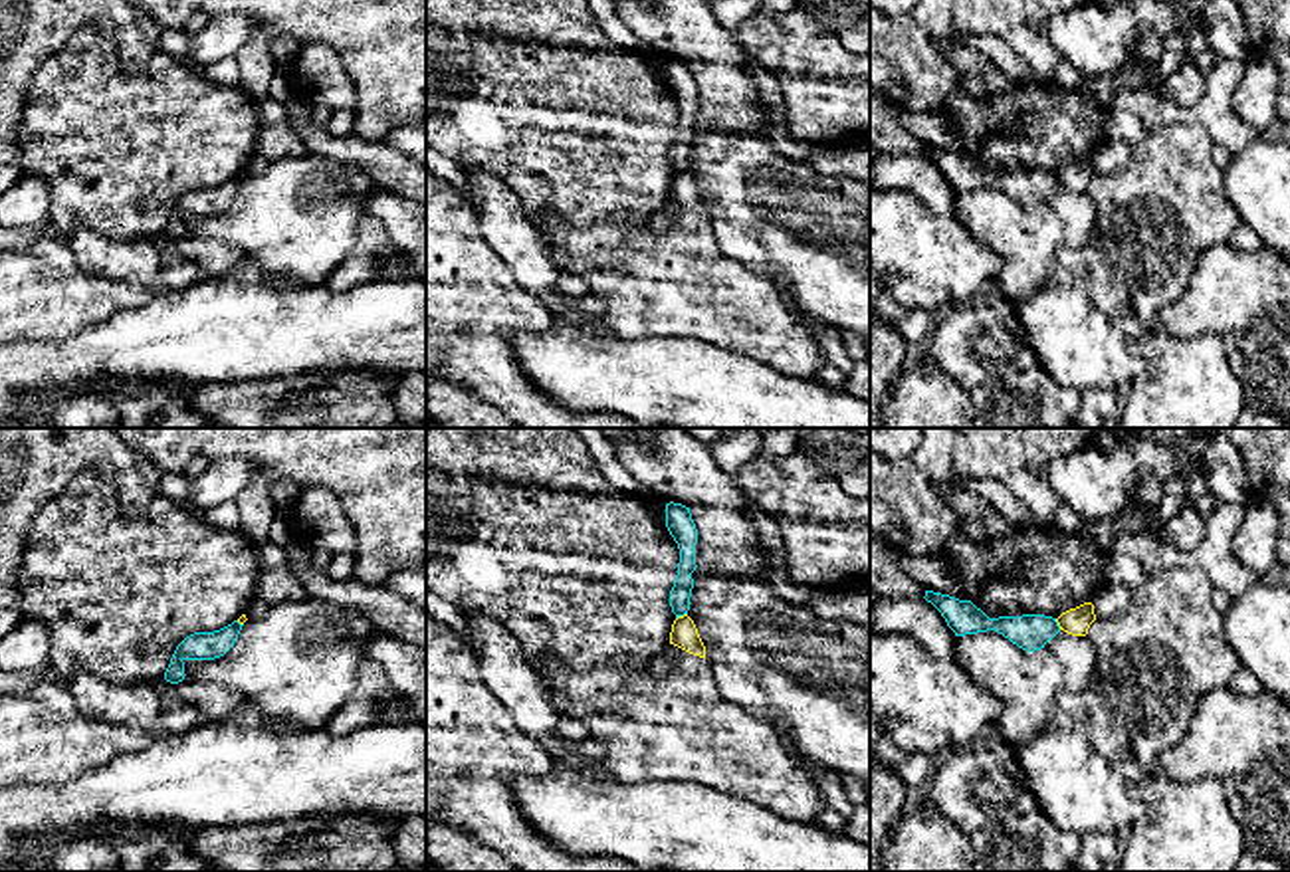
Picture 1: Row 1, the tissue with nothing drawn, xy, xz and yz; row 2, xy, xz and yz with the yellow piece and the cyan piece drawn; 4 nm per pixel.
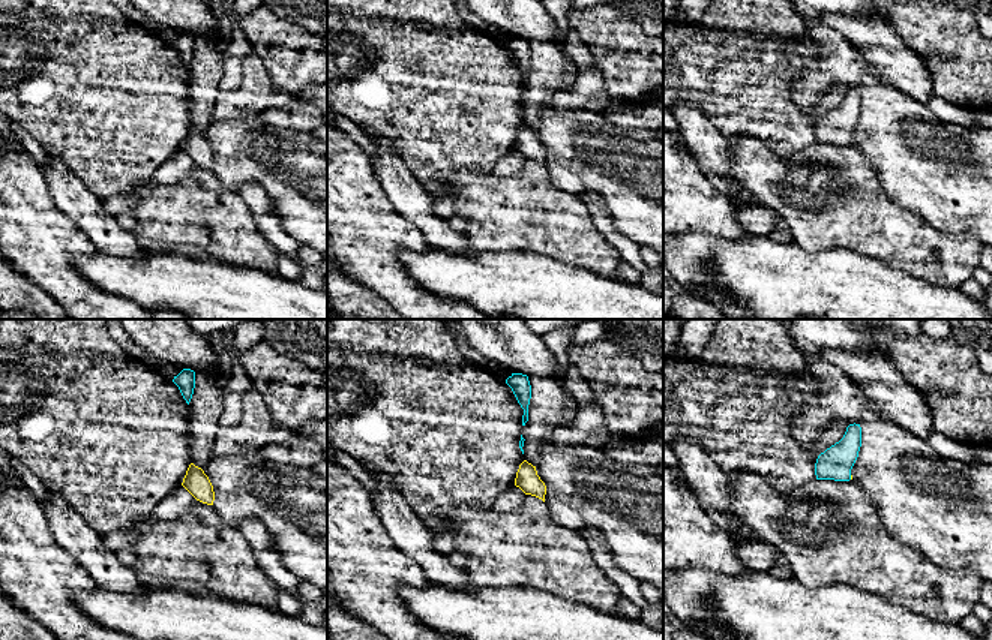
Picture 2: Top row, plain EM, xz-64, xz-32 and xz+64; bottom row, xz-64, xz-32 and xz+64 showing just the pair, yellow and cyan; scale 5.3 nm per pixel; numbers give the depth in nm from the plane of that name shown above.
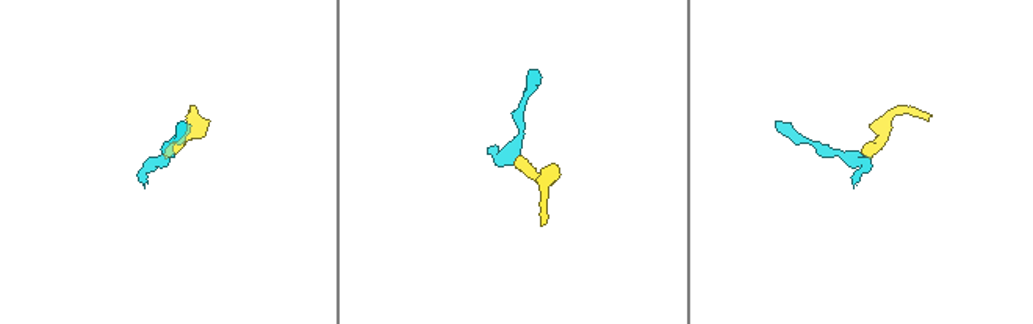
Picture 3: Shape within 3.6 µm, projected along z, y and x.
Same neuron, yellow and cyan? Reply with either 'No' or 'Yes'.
No

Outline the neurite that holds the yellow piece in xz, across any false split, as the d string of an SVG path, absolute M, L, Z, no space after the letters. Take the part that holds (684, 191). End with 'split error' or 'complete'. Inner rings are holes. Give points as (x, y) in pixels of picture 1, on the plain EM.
M688 170L678 172L674 176L672 188L670 188L670 200L674 200L694 212L705 214L705 202L698 190L694 176Z | complete

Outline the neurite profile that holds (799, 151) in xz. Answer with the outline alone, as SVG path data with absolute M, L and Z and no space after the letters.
M779 129L771 139L775 151L795 163L806 163L812 159L816 147L795 139L789 131Z

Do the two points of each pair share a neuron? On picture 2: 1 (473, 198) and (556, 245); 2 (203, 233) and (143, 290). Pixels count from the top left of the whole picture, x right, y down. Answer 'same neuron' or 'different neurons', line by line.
1: same neuron
2: different neurons

